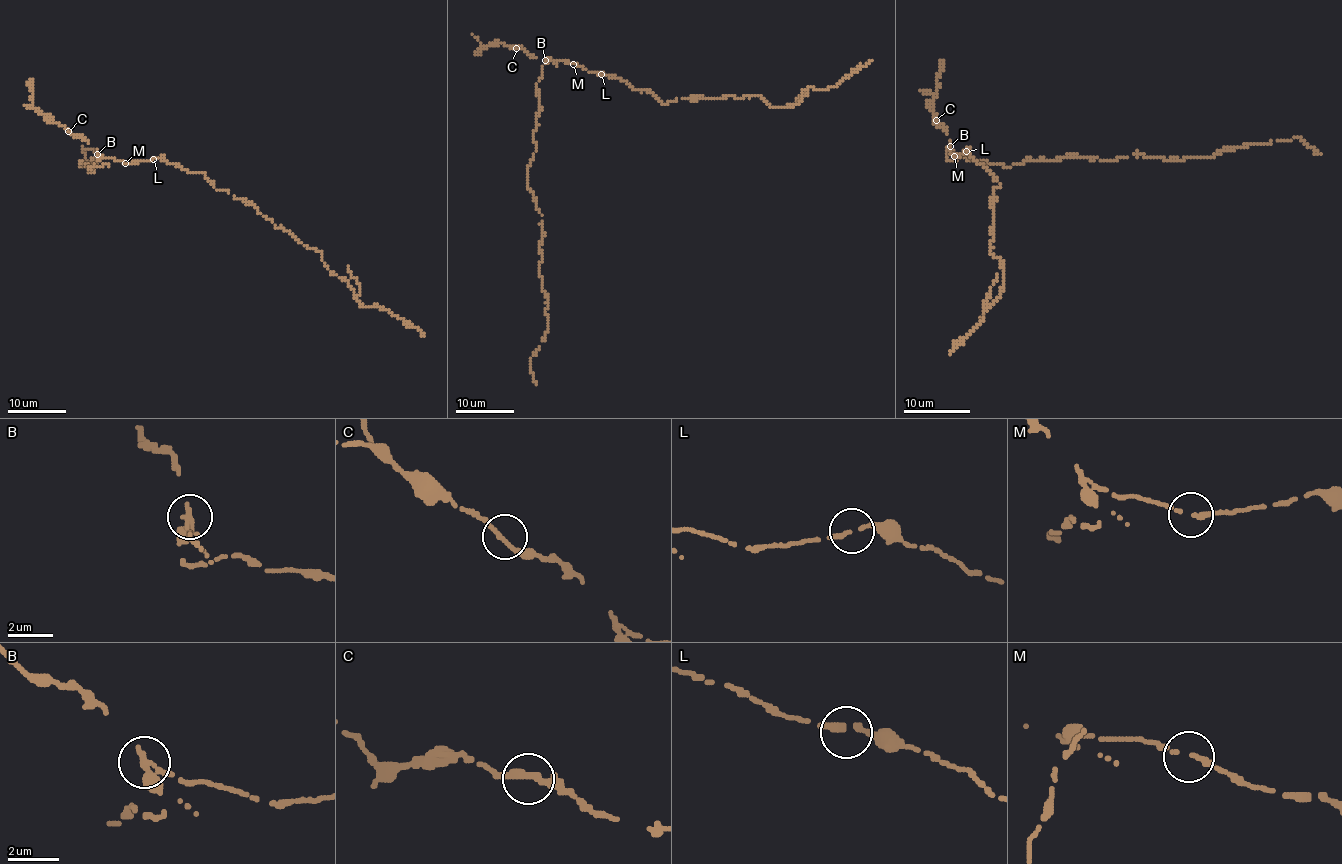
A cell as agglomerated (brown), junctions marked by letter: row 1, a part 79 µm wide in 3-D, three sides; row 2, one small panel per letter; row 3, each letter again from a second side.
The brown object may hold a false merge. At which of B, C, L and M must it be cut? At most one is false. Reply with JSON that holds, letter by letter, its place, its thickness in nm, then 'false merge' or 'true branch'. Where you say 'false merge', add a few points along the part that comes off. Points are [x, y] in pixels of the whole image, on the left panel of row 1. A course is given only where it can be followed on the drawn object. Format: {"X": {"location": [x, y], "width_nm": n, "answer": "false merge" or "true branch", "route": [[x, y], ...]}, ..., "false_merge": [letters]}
{"B": {"location": [97, 154], "width_nm": 300, "answer": "false merge", "route": [[98, 154], [101, 166], [90, 172], [80, 166], [93, 166], [101, 153], [83, 145], [89, 160]]}, "C": {"location": [68, 131], "width_nm": 260, "answer": "true branch"}, "L": {"location": [153, 159], "width_nm": 240, "answer": "true branch"}, "M": {"location": [125, 163], "width_nm": 190, "answer": "true branch"}, "false_merge": ["B"]}

